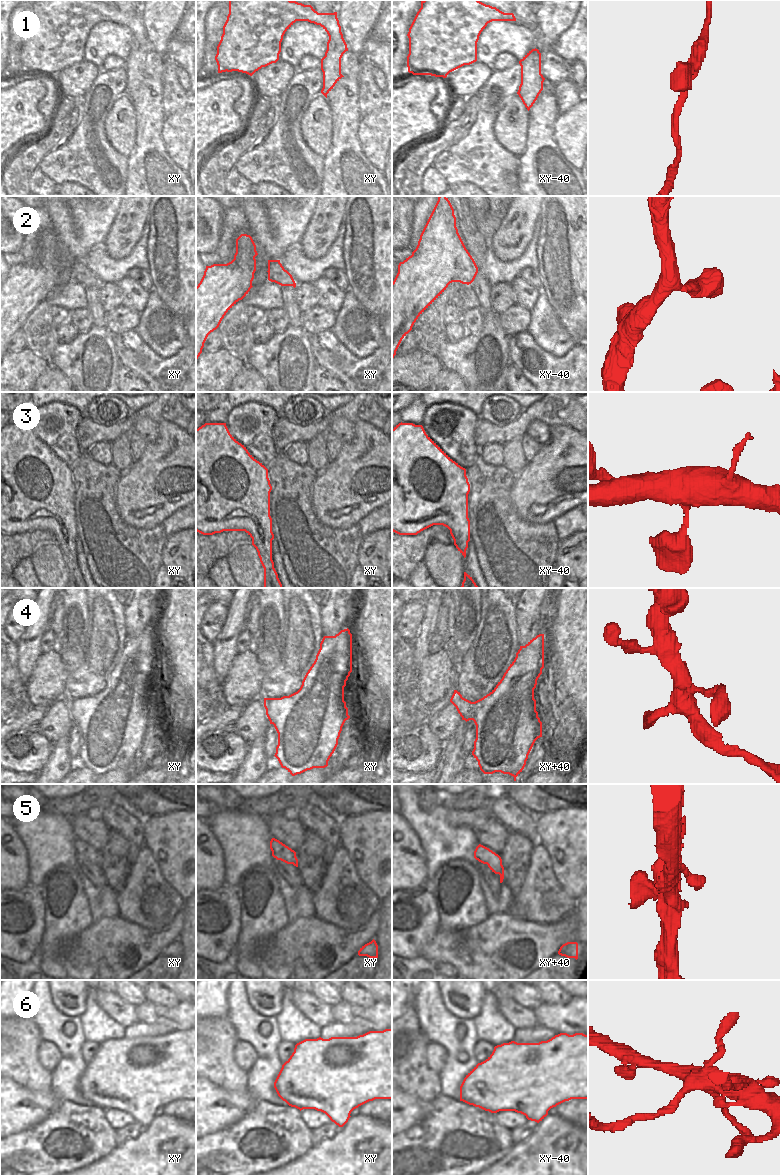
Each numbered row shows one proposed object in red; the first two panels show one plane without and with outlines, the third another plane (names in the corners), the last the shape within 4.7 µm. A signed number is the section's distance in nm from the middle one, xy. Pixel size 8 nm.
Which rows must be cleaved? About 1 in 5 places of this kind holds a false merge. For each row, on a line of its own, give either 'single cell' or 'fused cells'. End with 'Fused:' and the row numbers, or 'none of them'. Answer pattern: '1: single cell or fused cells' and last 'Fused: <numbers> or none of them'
1: single cell
2: single cell
3: single cell
4: single cell
5: single cell
6: single cell
Fused: none of them

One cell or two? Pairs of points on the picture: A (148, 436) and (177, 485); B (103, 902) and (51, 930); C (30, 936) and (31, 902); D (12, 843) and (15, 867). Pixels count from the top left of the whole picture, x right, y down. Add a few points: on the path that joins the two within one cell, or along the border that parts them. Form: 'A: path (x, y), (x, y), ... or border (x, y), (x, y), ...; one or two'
A: border (158, 423), (157, 437), (146, 443); two
B: border (90, 912), (92, 921); two
C: path (31, 928), (35, 923), (32, 910); one
D: path (13, 849), (16, 852), (15, 861); one

